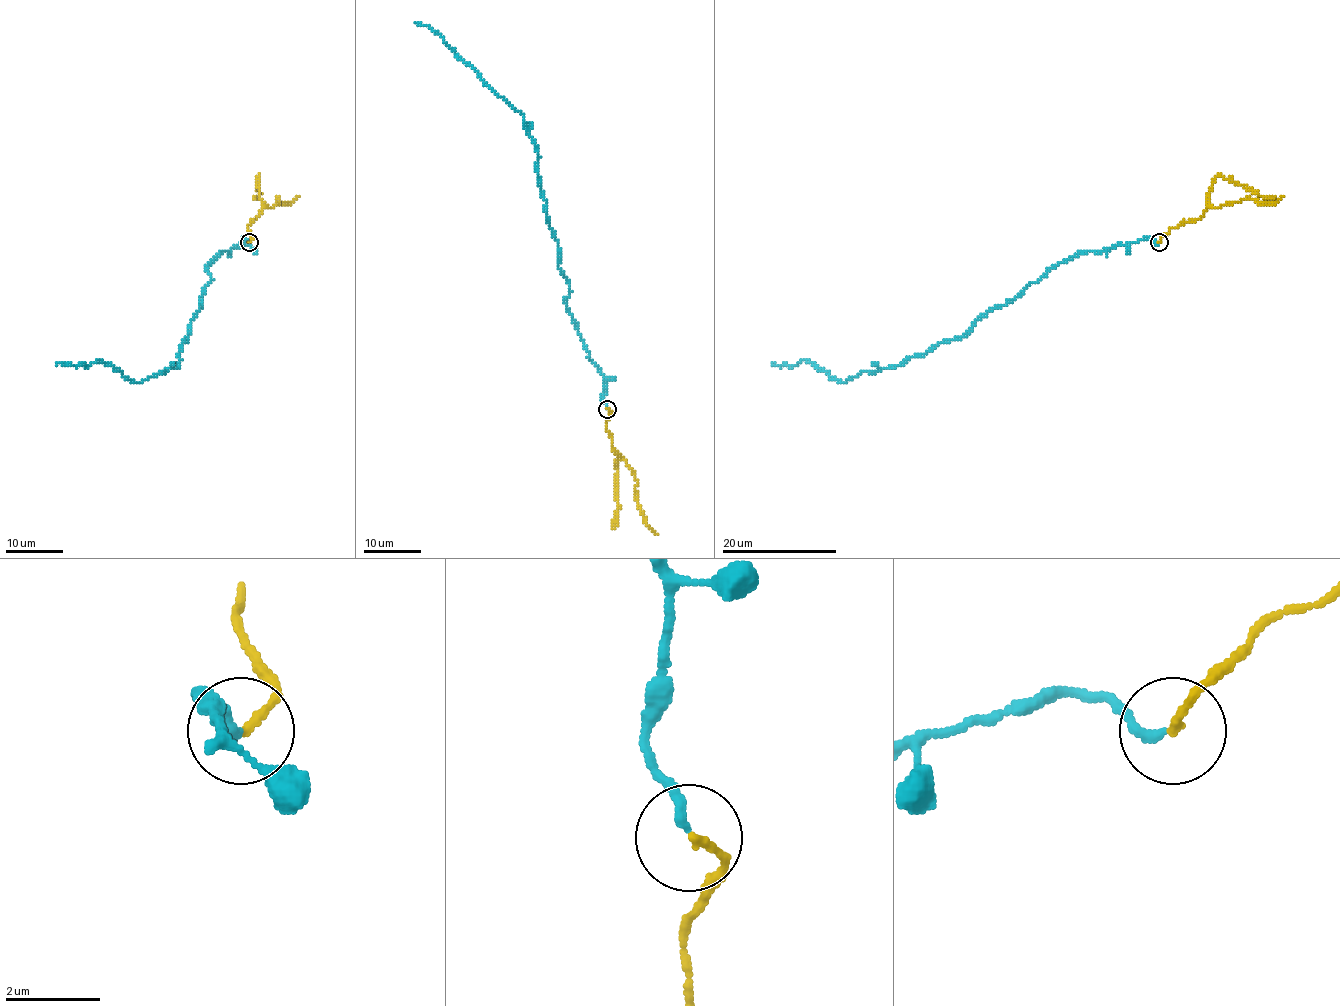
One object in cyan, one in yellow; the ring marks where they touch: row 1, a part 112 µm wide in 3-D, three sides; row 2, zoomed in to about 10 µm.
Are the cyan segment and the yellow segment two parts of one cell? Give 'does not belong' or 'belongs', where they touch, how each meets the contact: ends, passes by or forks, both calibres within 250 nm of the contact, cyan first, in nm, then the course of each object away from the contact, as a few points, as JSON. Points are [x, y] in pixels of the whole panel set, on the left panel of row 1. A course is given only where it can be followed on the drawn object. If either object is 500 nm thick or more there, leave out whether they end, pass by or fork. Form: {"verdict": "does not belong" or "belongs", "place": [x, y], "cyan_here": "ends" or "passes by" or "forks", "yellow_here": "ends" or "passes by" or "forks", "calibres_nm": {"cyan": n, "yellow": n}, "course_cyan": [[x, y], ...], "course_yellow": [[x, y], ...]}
{"verdict": "belongs", "place": [249, 242], "cyan_here": "ends", "yellow_here": "ends", "calibres_nm": {"cyan": 200, "yellow": 160}, "course_cyan": [[248, 243], [244, 238], [208, 264], [211, 280], [177, 367], [141, 381], [98, 360], [55, 361]], "course_yellow": [[248, 243], [253, 236], [248, 227], [263, 210], [264, 203], [257, 184], [258, 177], [258, 196], [254, 198]]}

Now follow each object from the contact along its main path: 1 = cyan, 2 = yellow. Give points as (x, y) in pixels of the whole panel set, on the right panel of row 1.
1: (1159, 243), (1077, 253), (981, 314), (960, 339), (892, 367), (845, 381), (804, 360), (772, 361)
2: (1159, 243), (1176, 227), (1196, 221), (1206, 210), (1211, 184), (1217, 177), (1231, 178), (1260, 196), (1277, 198)

